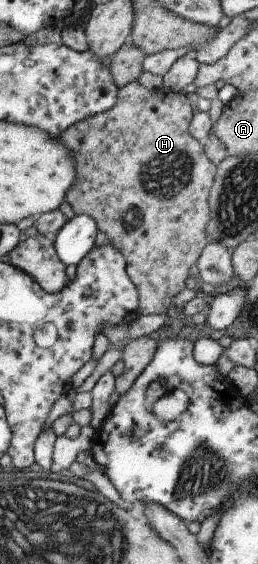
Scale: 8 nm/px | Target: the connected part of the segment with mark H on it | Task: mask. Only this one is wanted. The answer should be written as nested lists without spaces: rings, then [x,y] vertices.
[[[133,80],[122,85],[117,90],[117,99],[110,110],[103,113],[86,117],[77,123],[71,124],[65,131],[58,136],[59,143],[71,151],[73,155],[73,183],[68,190],[68,201],[72,203],[74,214],[84,214],[94,219],[95,225],[100,232],[104,232],[109,243],[122,254],[125,260],[125,271],[129,279],[137,290],[137,312],[142,316],[148,314],[166,314],[165,310],[170,304],[170,298],[176,296],[185,286],[188,268],[197,262],[198,255],[202,252],[207,243],[205,228],[209,219],[207,207],[208,191],[213,183],[215,166],[206,158],[203,145],[195,138],[190,136],[188,125],[192,116],[190,102],[183,91],[172,91],[166,89],[156,89],[150,91]]]

